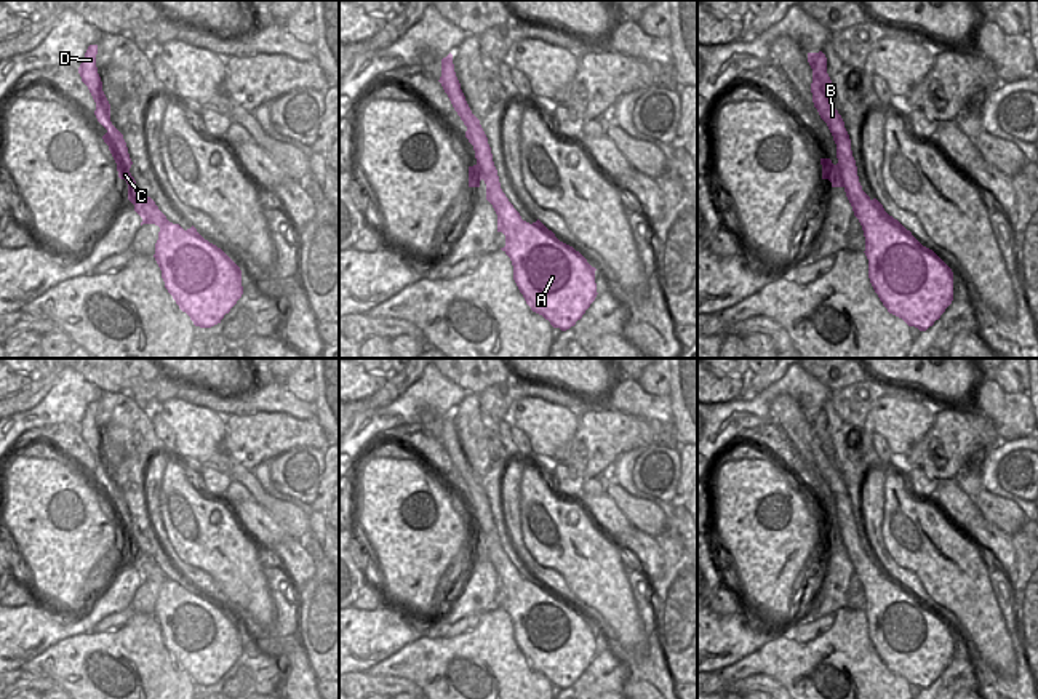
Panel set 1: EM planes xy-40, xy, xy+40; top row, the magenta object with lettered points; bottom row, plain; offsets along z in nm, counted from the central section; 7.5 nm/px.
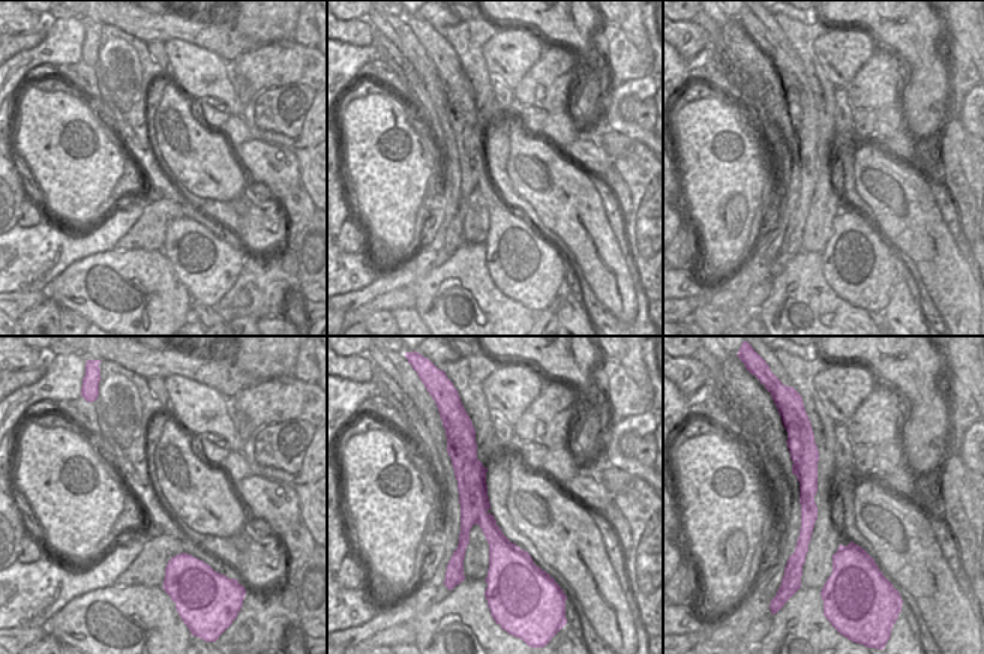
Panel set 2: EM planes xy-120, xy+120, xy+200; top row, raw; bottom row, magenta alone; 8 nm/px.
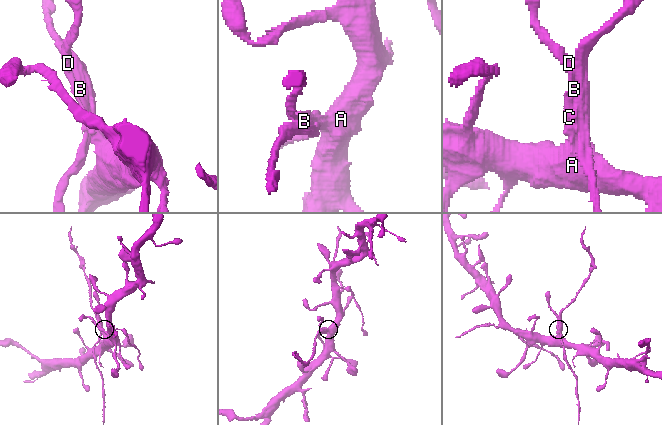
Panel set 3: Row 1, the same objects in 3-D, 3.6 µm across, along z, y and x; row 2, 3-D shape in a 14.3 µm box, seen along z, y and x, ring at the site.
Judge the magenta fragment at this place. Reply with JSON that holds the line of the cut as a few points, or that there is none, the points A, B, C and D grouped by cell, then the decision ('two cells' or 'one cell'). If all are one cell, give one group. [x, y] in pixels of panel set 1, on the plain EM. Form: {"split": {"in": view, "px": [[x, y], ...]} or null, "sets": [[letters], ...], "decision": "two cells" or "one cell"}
{"split": {"in": "xy+40", "px": [[888, 573], [878, 581], [870, 581], [864, 591]]}, "sets": [["A"], ["B", "C", "D"]], "decision": "two cells"}

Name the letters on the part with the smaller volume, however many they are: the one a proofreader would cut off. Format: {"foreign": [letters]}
{"foreign": ["B", "C", "D"]}

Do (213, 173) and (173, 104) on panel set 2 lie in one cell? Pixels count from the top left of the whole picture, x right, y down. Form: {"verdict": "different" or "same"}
{"verdict": "same"}

